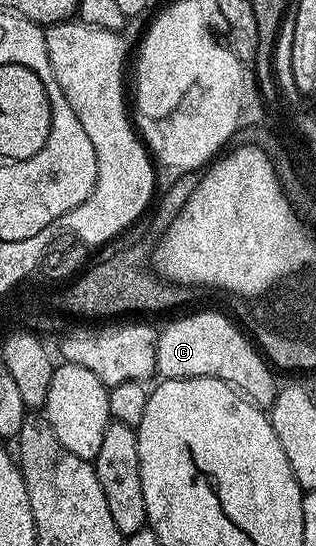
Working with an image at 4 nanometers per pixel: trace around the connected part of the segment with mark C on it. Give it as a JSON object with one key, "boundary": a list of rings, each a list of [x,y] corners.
{"boundary":[[[191,313],[188,317],[179,317],[167,330],[158,334],[155,343],[155,368],[163,379],[182,379],[185,377],[212,377],[221,379],[226,385],[246,397],[252,405],[267,411],[275,404],[276,374],[265,360],[262,352],[223,313]]]}

